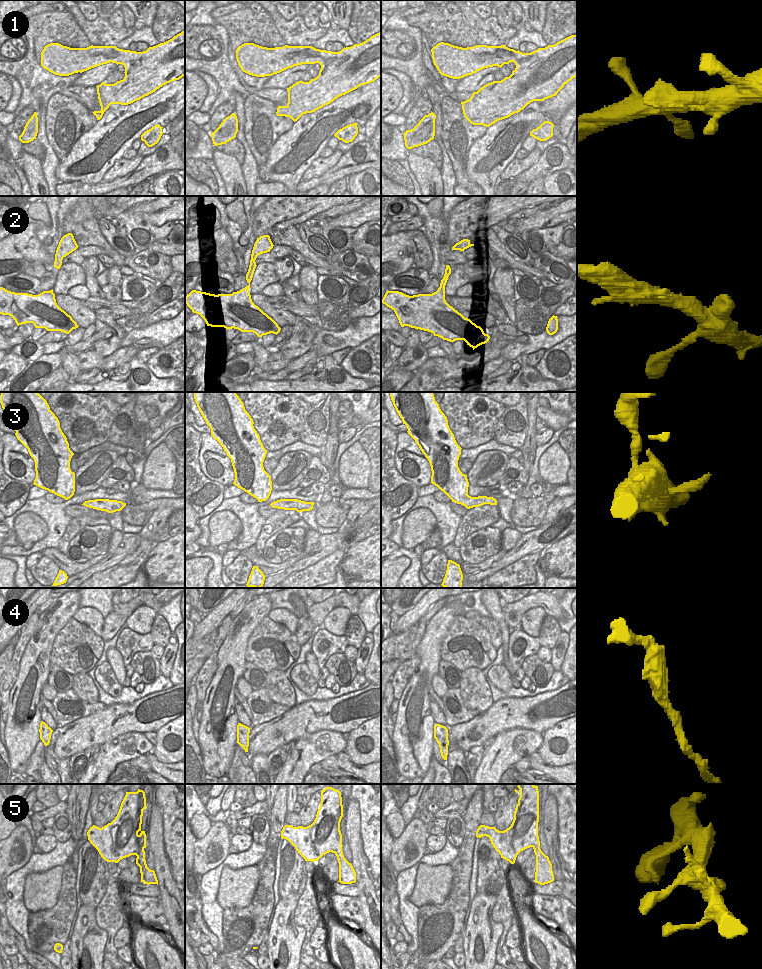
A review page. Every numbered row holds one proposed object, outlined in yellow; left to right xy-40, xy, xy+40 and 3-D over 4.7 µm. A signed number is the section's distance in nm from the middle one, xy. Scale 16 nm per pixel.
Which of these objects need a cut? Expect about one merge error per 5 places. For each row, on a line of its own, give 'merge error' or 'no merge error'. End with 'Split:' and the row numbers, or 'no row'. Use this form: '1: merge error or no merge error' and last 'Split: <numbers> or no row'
1: no merge error
2: no merge error
3: no merge error
4: no merge error
5: no merge error
Split: no row

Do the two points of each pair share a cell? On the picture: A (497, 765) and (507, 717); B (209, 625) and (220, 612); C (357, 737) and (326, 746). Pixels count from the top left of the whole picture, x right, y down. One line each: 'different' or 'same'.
A: different
B: same
C: different

